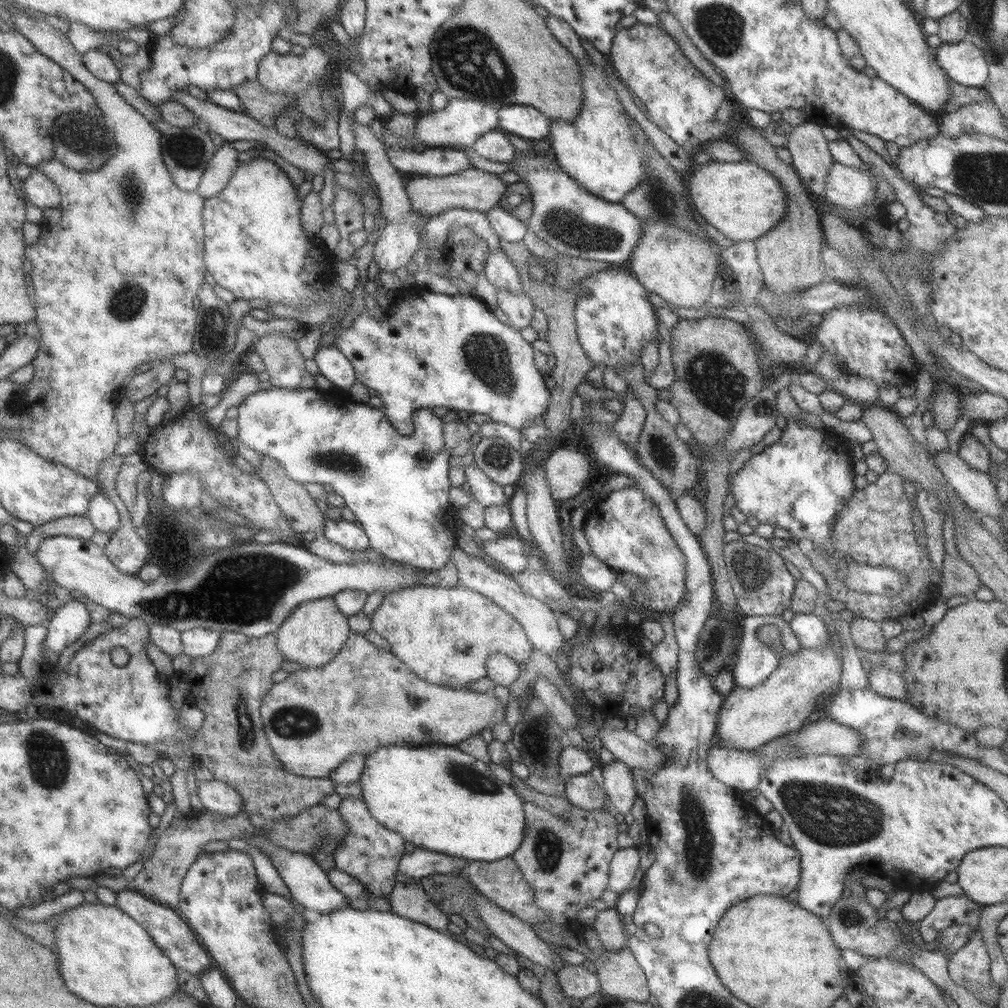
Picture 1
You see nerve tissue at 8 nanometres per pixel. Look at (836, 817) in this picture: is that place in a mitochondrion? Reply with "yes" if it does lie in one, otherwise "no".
yes

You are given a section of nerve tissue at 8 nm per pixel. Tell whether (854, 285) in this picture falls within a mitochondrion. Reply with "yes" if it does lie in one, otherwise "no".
no

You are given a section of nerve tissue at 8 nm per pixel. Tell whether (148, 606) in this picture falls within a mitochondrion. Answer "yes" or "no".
yes

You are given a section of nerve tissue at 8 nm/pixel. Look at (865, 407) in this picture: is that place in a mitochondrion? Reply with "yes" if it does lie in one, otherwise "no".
no

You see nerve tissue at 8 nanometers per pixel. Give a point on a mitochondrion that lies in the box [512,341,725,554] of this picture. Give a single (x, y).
(646, 541)

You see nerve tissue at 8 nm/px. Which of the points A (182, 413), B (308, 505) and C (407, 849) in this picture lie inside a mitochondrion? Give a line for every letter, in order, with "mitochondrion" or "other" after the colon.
A: other
B: other
C: other

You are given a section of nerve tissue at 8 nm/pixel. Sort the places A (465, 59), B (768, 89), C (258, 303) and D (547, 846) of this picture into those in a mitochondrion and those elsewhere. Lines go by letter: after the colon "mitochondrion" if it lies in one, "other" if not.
A: mitochondrion
B: other
C: other
D: mitochondrion

